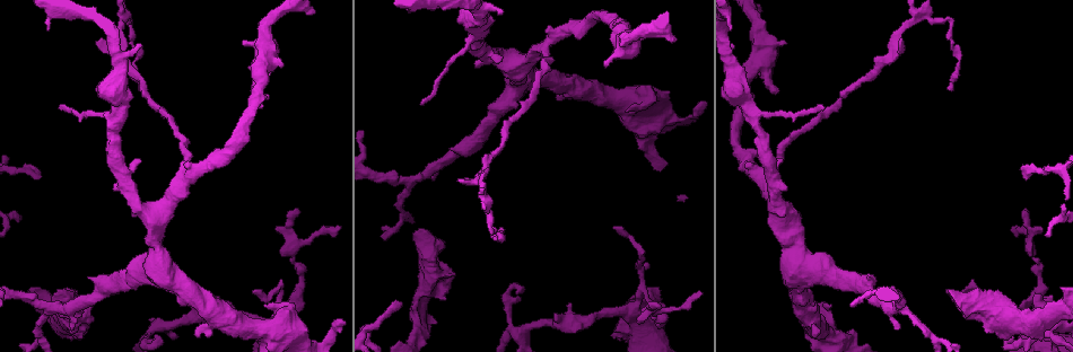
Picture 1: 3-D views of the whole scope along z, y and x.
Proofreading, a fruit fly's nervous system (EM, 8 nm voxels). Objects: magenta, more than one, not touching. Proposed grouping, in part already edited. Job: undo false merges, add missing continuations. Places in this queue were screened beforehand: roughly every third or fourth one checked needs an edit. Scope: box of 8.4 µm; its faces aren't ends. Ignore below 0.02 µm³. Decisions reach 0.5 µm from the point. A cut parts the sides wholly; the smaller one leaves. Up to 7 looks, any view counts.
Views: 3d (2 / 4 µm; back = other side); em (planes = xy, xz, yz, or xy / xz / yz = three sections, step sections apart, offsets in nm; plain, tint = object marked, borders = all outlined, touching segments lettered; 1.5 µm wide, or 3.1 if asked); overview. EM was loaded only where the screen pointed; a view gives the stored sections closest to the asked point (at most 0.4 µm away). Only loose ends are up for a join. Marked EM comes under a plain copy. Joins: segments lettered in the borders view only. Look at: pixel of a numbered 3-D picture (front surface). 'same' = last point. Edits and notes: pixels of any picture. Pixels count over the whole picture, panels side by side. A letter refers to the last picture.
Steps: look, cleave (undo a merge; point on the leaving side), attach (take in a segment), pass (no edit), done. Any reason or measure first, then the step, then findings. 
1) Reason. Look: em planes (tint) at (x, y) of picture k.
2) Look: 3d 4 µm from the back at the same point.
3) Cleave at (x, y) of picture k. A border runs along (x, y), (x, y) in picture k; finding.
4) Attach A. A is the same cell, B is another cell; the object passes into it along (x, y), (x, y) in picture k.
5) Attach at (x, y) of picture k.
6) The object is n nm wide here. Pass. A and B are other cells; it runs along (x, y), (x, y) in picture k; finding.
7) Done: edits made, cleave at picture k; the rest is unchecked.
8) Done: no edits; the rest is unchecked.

Free end. Look: em planes (borders) at (604, 66) of picture 1.

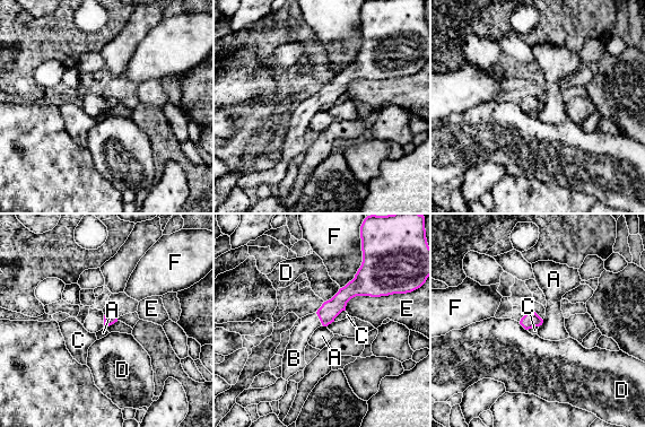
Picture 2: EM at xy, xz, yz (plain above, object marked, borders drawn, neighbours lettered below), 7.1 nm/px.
The longest contact is with E, 380 nm. Attach B. B is the same cell, A, C, D, E and F are other cells; it goes on there.

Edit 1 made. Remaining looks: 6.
Look: overview.

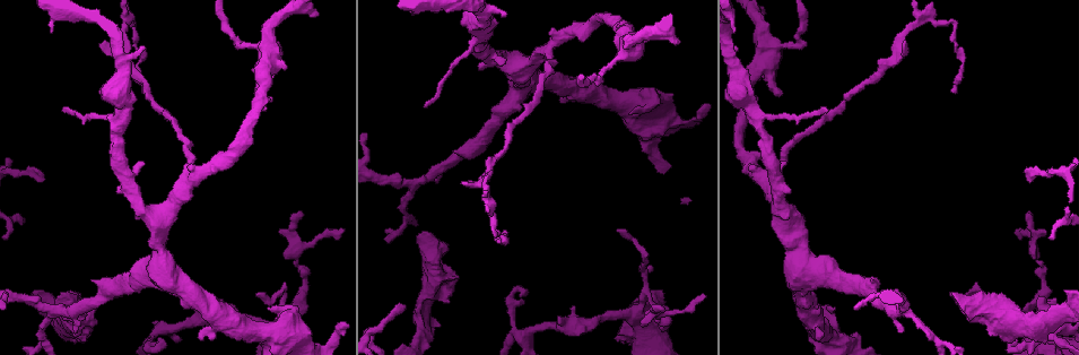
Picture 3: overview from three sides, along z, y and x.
Branch stops here. Look: 3d 4 µm at (903, 46) of picture 3.

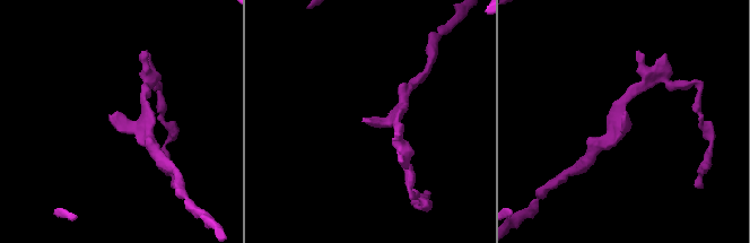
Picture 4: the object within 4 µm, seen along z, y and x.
Look: em planes (tint) at (365, 121) of picture 4.

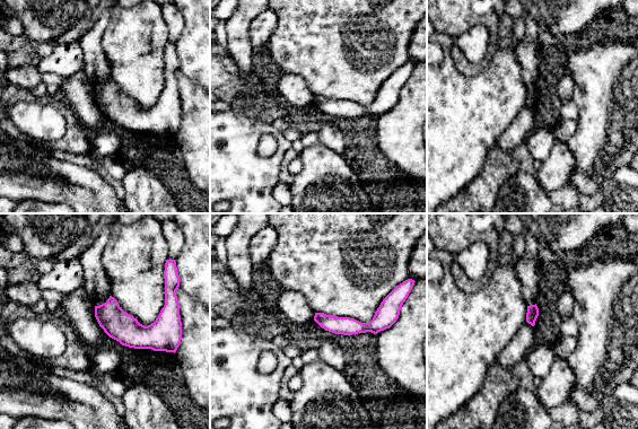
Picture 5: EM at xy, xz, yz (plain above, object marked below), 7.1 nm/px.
Look: em planes (borders) at the same point.

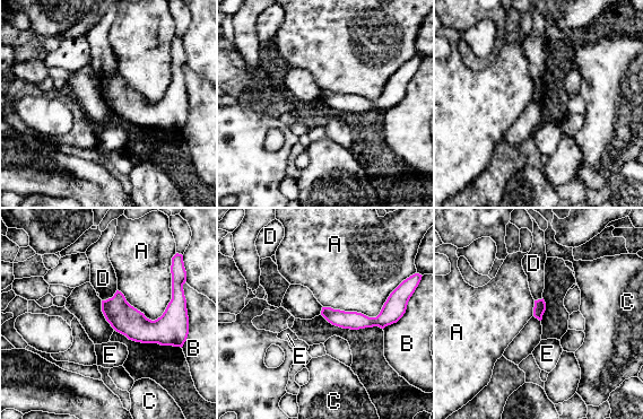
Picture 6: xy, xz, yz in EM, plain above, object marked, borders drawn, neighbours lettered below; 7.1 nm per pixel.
Pass. A, B, C, D and E are other cells; a border runs along (172, 263), (171, 300), (151, 321) in picture 6; no lettered segment goes on from it.

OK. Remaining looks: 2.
Thick end. Look: 3d 2 µm at (199, 336) of picture 3.

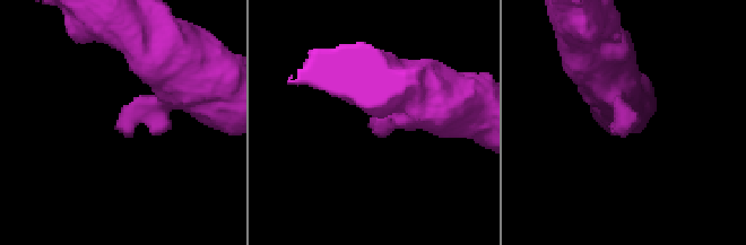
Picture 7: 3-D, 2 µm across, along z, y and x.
Shape alone is not enough. Look: em planes (borders) at (635, 120) of picture 7.

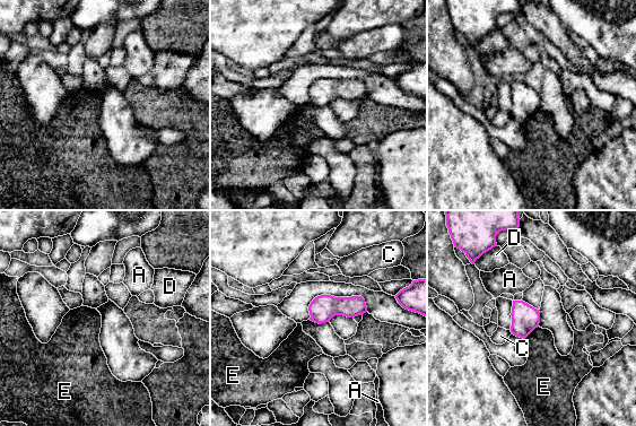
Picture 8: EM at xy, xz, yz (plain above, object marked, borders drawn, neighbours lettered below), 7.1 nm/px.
Pass. A, C, D and E are other cells; a border runs along (538, 327), (524, 339) in picture 8; none of them fits.

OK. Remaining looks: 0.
Done: edits made, attach at picture 2; the rest is unchecked.

